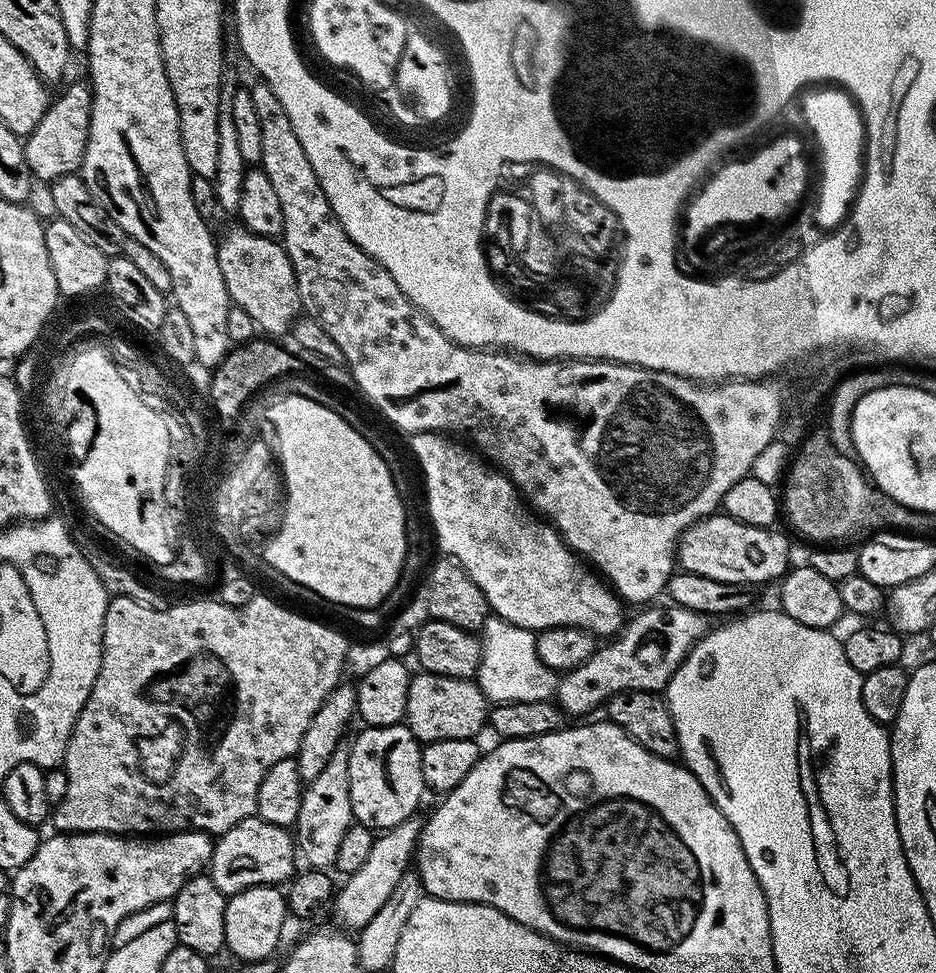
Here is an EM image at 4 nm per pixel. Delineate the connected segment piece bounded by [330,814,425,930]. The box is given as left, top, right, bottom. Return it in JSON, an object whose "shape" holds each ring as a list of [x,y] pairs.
{"shape":[[[417,814],[398,822],[398,826],[383,829],[376,836],[374,847],[370,849],[370,854],[366,857],[366,862],[360,869],[354,870],[352,876],[343,881],[344,885],[337,887],[334,892],[334,899],[330,905],[330,913],[337,925],[344,930],[359,930],[378,914],[378,910],[390,898],[390,893],[394,891],[394,886],[398,886],[398,881],[402,874],[406,874],[414,864],[416,855],[416,843],[420,837],[420,831],[424,828],[425,817]]]}

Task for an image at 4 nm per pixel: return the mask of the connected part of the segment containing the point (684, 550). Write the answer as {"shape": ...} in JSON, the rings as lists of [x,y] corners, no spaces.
{"shape":[[[713,514],[691,524],[680,535],[676,559],[683,571],[703,574],[706,578],[714,578],[714,582],[753,586],[761,586],[767,580],[776,582],[789,571],[788,559],[792,556],[787,538],[776,531],[775,527],[746,526],[746,522],[738,522],[723,514]]]}

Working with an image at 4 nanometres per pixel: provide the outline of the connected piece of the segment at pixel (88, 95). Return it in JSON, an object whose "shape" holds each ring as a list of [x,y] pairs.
{"shape":[[[72,84],[60,97],[49,103],[42,122],[24,140],[26,162],[33,177],[40,182],[51,182],[63,176],[75,176],[81,171],[86,154],[92,117],[92,85]]]}

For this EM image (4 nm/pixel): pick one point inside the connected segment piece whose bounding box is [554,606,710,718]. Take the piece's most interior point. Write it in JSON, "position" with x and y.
{"position":[646,653]}

